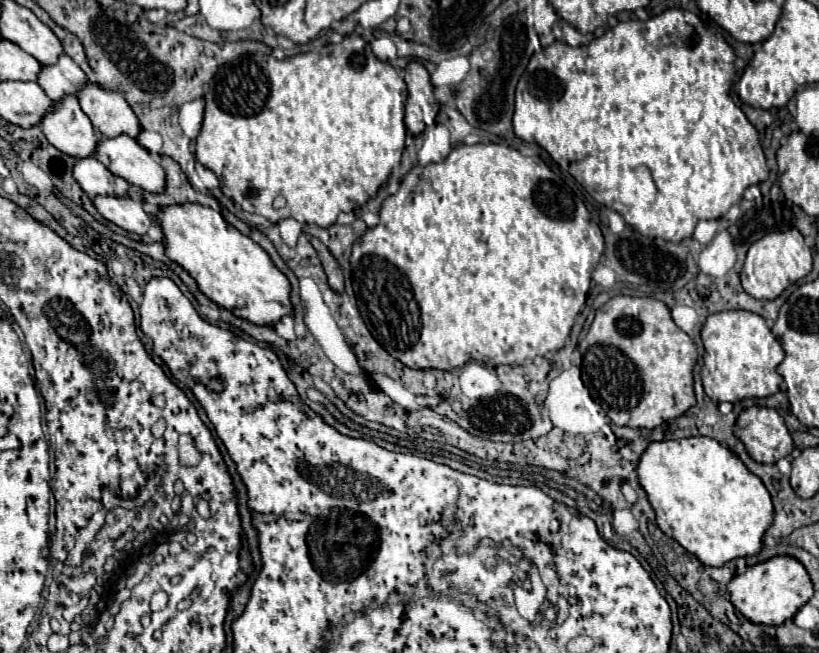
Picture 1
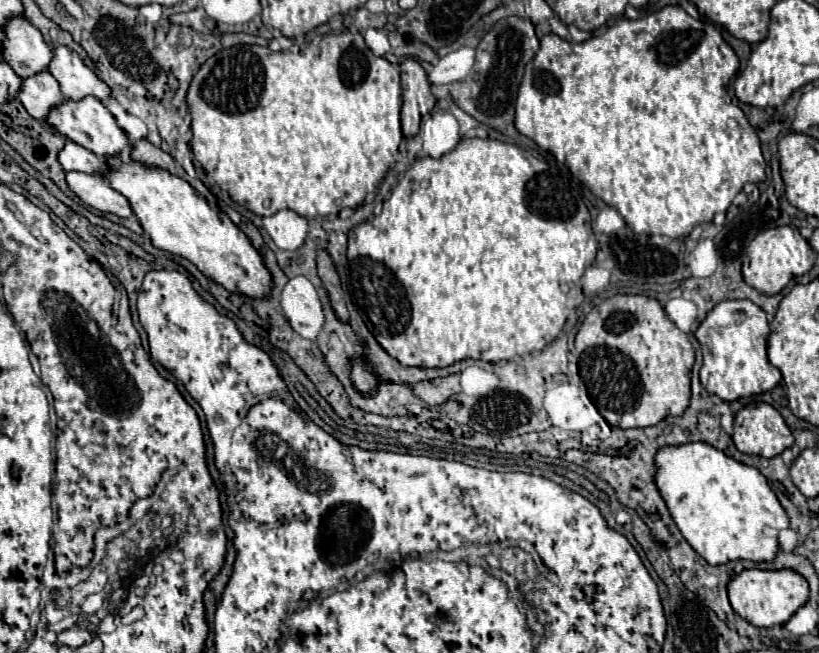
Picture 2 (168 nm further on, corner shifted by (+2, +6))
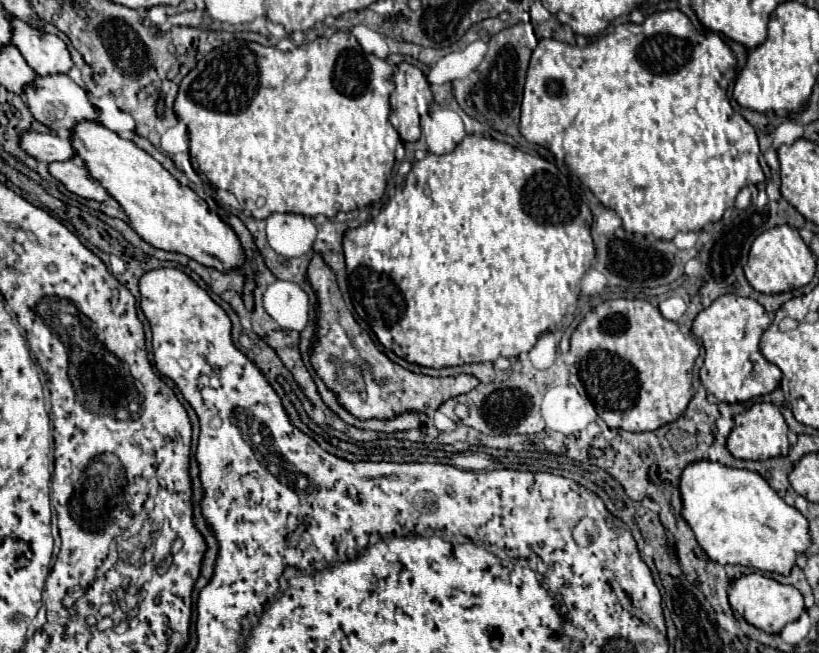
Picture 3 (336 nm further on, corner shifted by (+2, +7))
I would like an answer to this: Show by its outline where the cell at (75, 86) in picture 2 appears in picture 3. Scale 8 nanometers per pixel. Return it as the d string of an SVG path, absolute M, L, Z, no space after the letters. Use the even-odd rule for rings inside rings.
M13 19L13 43L39 75L65 75L75 67L67 45L49 33L41 33Z

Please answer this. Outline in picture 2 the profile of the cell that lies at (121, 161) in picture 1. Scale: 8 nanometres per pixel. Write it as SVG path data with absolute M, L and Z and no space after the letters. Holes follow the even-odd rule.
M85 96L81 100L65 100L63 104L55 106L49 114L47 114L47 124L59 132L61 136L65 136L67 140L73 140L75 144L89 148L91 152L99 154L99 156L121 156L121 152L127 148L129 140L125 136L125 132L117 126L113 114L93 96Z

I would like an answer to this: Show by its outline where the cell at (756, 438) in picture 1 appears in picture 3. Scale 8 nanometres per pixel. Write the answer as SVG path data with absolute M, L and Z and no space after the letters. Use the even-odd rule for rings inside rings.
M755 403L751 409L735 415L735 429L727 437L727 449L733 457L739 459L771 459L779 455L787 455L789 439L787 439L787 423L781 411L773 403Z

